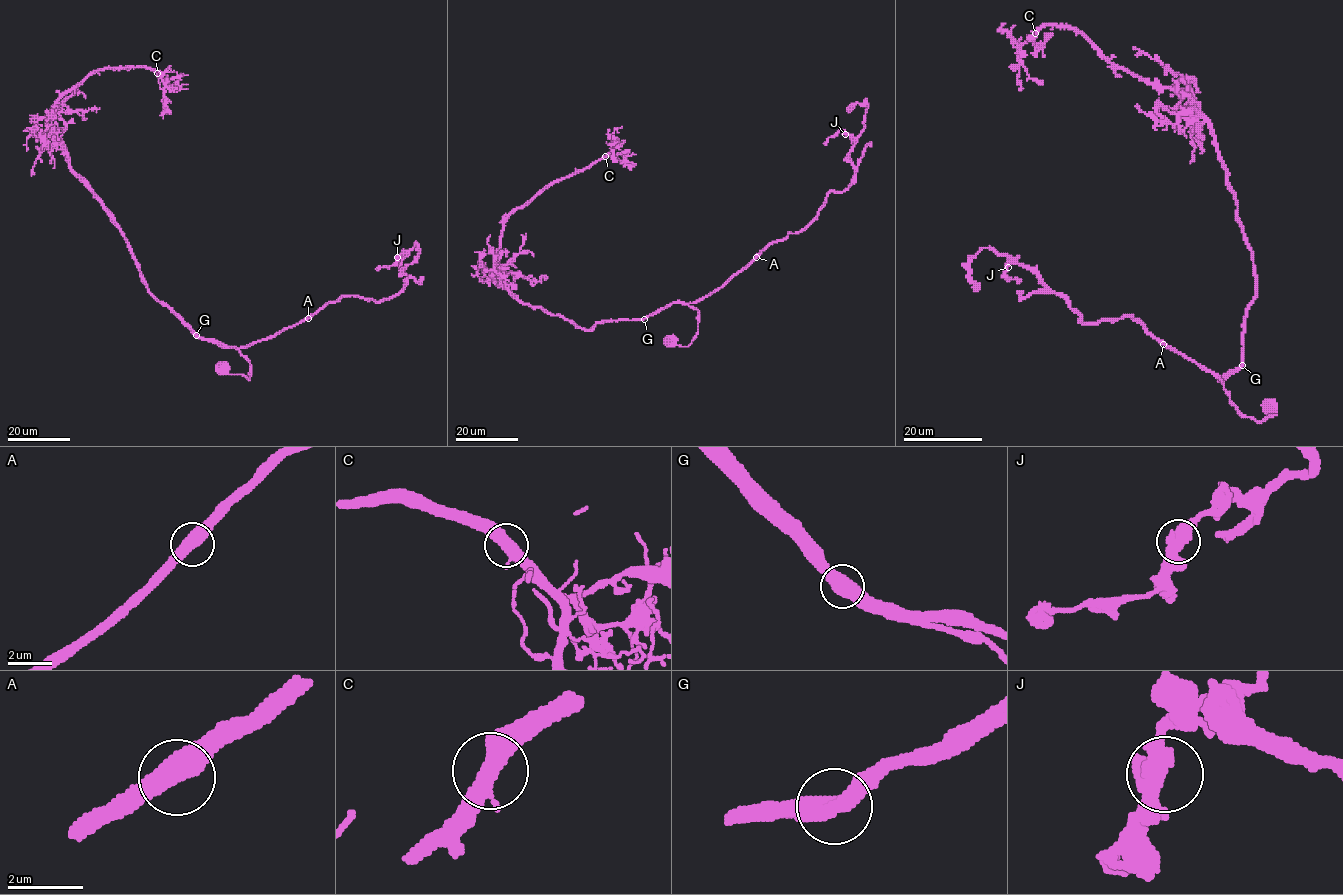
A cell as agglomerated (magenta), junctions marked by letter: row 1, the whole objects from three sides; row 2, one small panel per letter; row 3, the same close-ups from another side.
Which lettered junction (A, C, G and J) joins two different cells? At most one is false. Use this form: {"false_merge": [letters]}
{"false_merge": []}

